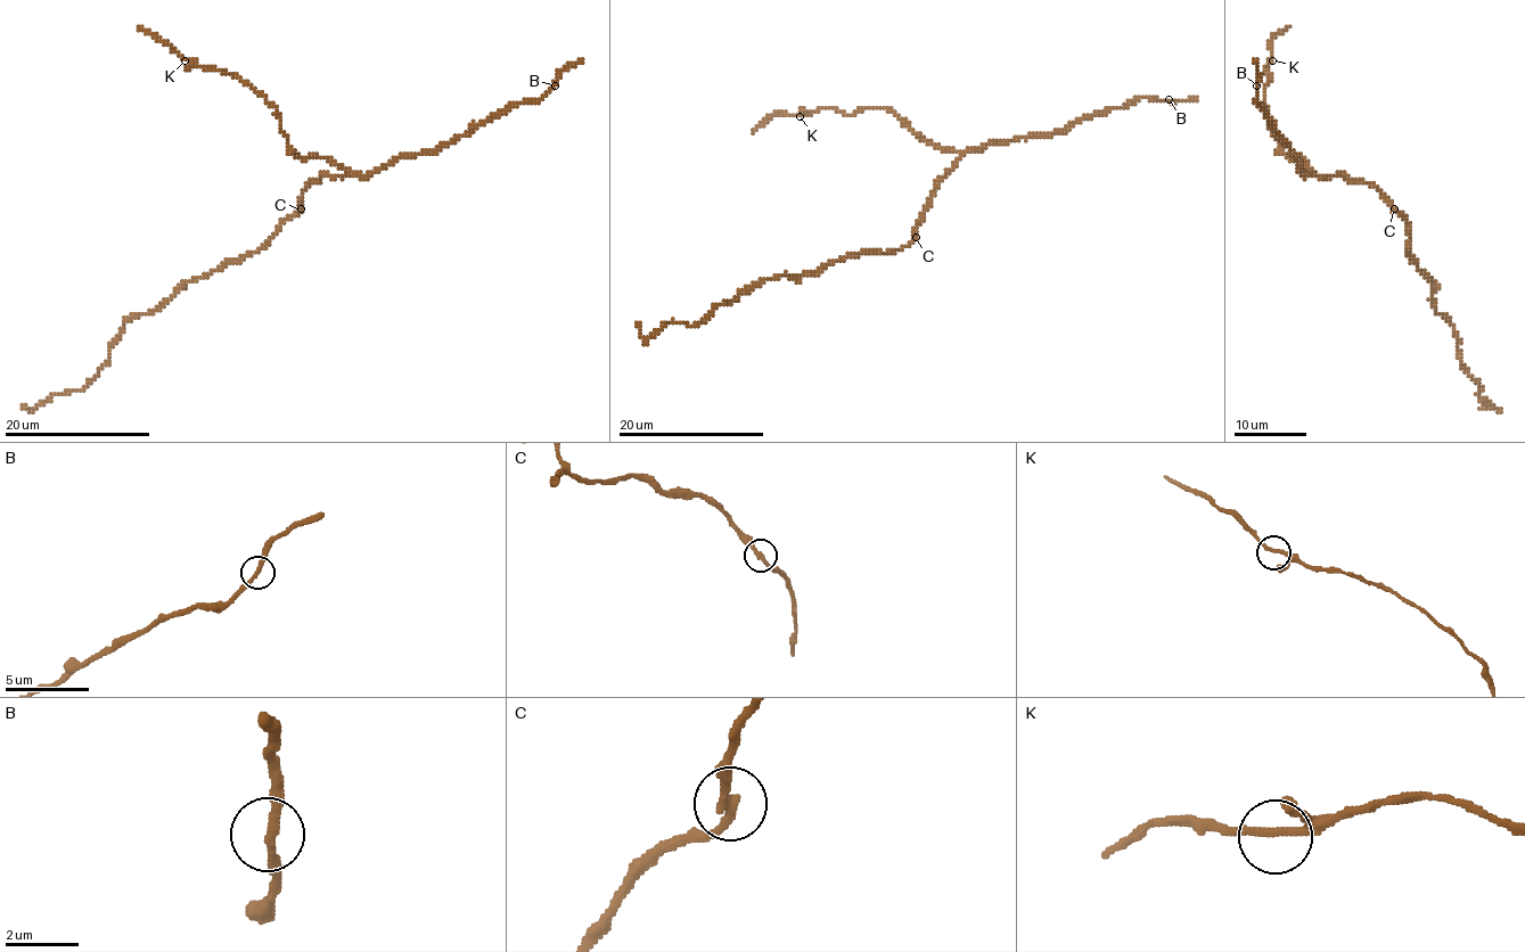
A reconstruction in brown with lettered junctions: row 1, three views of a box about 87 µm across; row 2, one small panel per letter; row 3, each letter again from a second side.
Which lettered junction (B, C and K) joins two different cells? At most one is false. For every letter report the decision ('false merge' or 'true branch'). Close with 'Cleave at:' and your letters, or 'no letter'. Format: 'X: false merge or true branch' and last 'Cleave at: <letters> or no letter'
B: true branch
C: true branch
K: true branch
Cleave at: no letter

